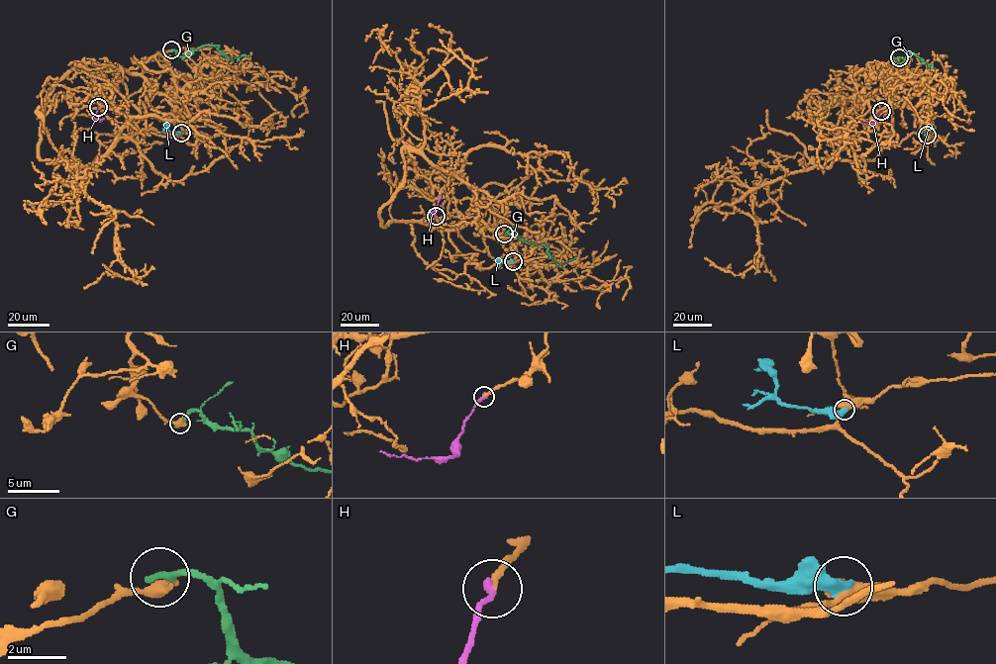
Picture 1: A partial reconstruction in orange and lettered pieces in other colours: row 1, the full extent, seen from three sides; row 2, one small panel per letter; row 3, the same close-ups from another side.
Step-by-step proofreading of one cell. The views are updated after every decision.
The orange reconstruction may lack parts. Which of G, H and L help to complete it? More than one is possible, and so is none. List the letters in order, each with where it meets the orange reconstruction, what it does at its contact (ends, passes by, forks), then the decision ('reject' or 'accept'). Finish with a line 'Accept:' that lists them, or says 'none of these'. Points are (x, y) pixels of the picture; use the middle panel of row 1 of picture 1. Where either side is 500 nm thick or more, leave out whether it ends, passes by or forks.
G: meets orange at (504, 234); it ends there; reject
H: meets orange at (436, 216); it ends there; accept
L: meets orange at (513, 261); it ends there; reject
Accept: H

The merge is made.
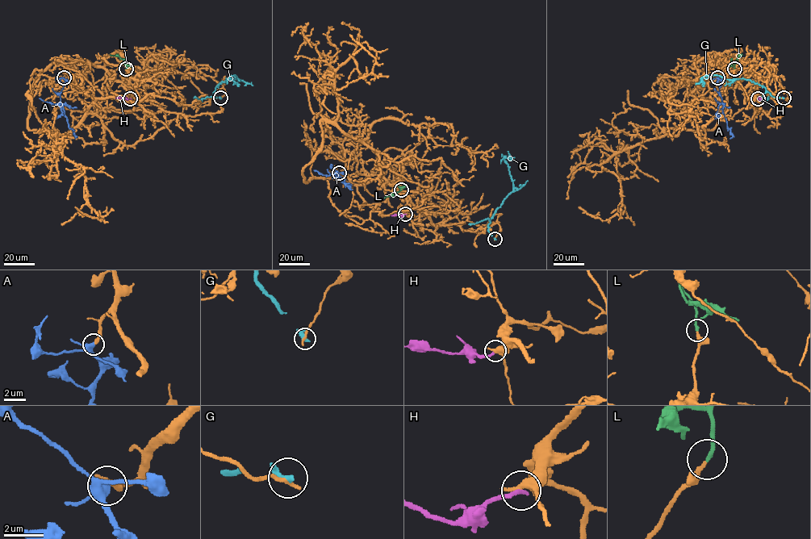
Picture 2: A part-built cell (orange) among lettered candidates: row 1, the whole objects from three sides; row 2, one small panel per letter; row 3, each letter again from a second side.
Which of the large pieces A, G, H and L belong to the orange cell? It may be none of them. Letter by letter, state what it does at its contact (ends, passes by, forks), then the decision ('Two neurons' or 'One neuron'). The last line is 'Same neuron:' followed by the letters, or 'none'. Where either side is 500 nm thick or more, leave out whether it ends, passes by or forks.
A: It forks there. One neuron
G: It ends there. Two neurons
H: It ends there. Two neurons
L: It ends there. One neuron
Same neuron: A, L

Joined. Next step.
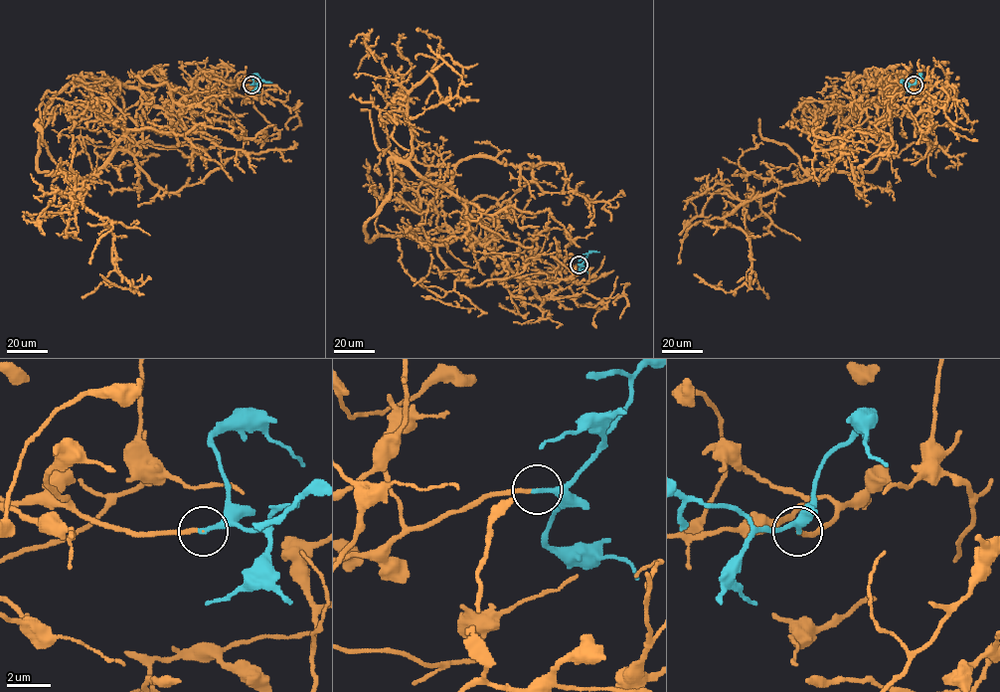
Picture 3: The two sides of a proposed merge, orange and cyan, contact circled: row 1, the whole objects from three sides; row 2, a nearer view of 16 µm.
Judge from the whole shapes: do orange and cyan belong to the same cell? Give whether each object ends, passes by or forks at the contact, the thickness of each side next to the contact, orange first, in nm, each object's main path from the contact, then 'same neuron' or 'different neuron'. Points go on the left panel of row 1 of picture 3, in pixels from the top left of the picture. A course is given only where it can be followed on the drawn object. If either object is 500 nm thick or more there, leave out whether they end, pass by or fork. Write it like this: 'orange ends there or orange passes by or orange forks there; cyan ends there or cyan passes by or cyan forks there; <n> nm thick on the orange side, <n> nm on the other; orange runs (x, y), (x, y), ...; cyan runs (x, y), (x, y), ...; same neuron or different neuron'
orange ends there; cyan ends there; 170 nm thick on the orange side, 240 nm on the other; orange runs (250, 85), (201, 78), (179, 116), (113, 89), (104, 117), (121, 139), (80, 202), (134, 292), (99, 274); cyan runs (250, 85), (261, 82), (271, 83); same neuron

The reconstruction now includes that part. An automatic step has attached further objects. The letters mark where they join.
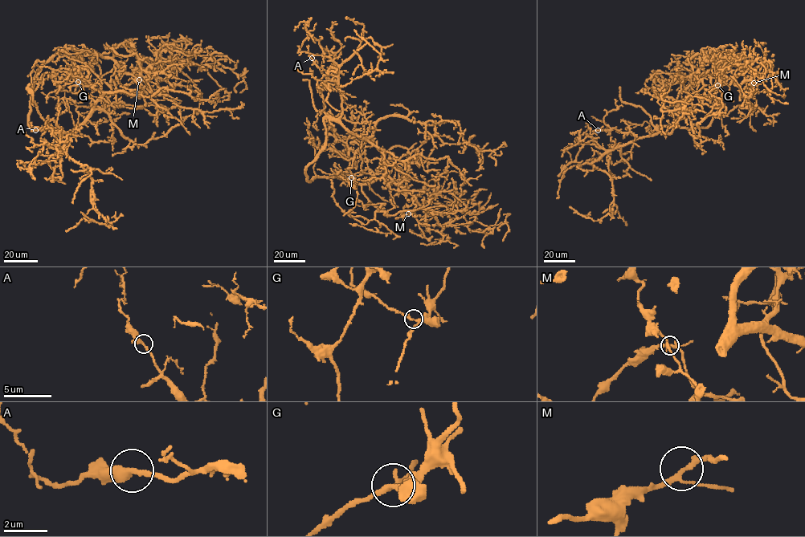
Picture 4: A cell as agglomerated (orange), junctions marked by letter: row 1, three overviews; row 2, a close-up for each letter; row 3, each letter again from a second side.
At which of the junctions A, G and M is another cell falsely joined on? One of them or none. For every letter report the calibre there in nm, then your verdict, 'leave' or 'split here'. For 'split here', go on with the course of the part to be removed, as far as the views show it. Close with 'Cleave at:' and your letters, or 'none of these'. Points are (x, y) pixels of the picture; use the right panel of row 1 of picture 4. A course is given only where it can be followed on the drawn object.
A: 260 nm | leave
G: 180 nm | leave
M: 200 nm | leave
Cleave at: none of these

